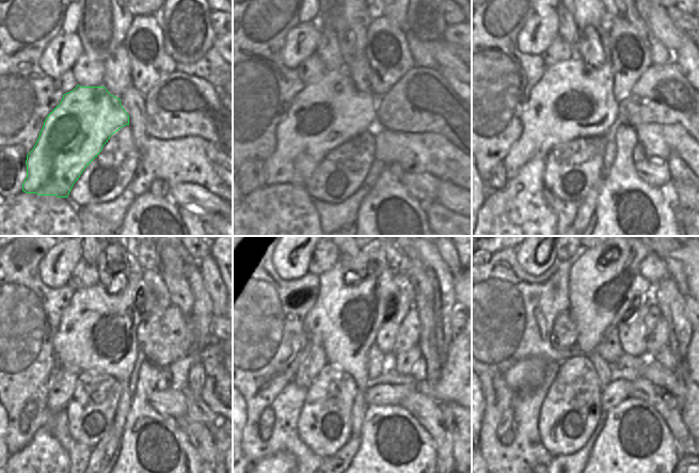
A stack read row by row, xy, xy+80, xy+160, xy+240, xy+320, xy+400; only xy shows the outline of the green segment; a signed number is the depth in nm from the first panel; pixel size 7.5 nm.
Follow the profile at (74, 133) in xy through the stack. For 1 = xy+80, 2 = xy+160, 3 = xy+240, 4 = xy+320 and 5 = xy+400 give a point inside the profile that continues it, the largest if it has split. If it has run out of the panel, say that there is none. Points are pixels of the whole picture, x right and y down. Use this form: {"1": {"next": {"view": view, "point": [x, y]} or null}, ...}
{"1": {"next": {"view": "xy+80", "point": [323, 115]}}, "2": {"next": {"view": "xy+160", "point": [572, 99]}}, "3": {"next": {"view": "xy+240", "point": [97, 331]}}, "4": {"next": {"view": "xy+320", "point": [345, 319]}}, "5": {"next": {"view": "xy+400", "point": [603, 282]}}}

